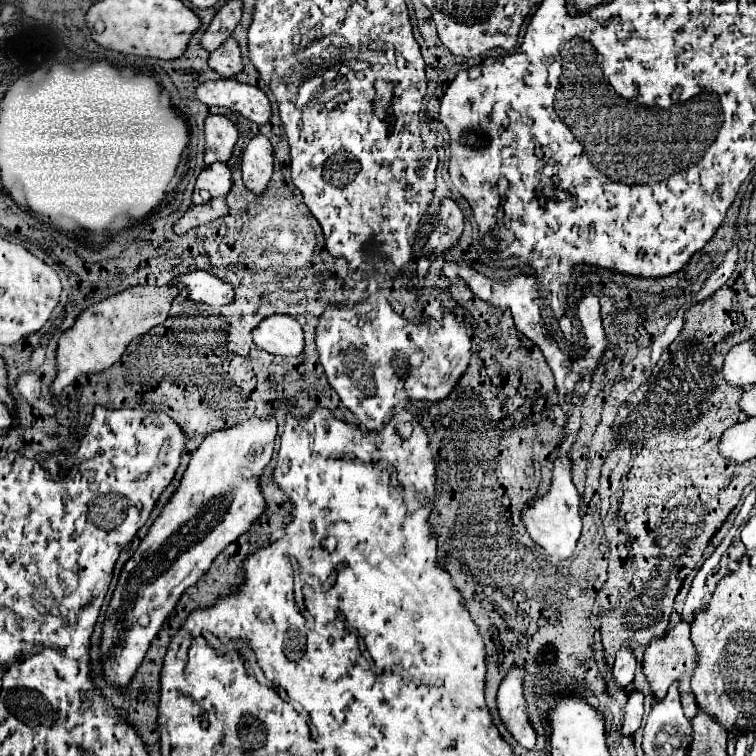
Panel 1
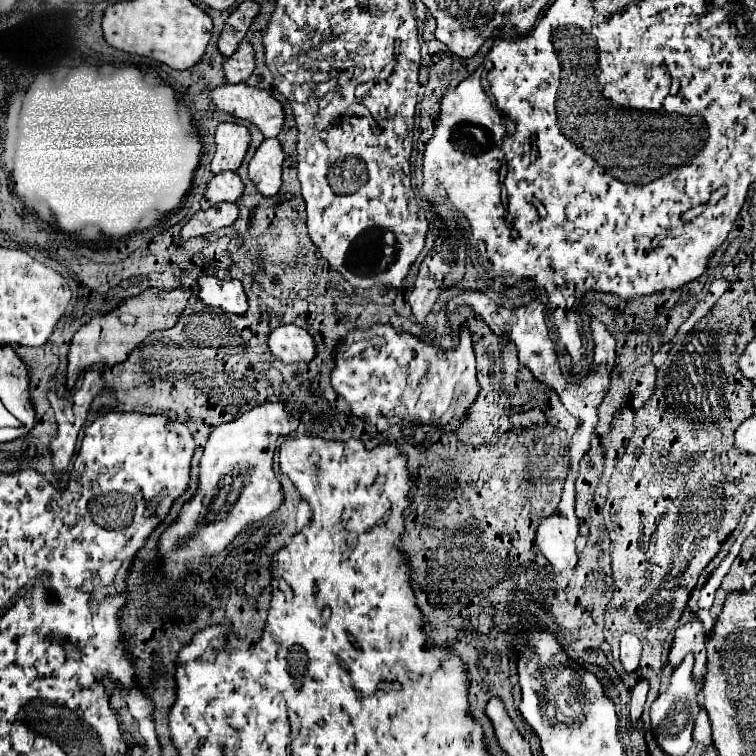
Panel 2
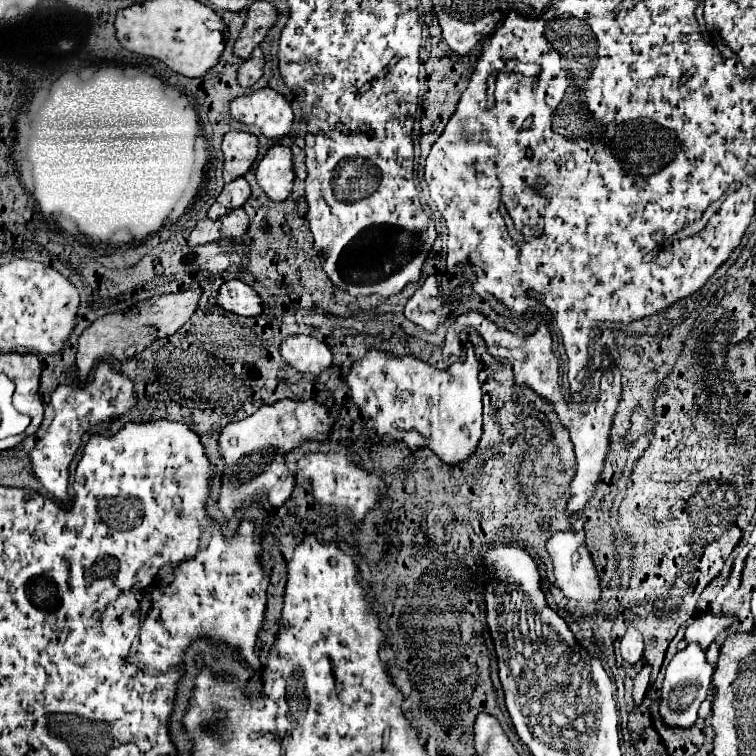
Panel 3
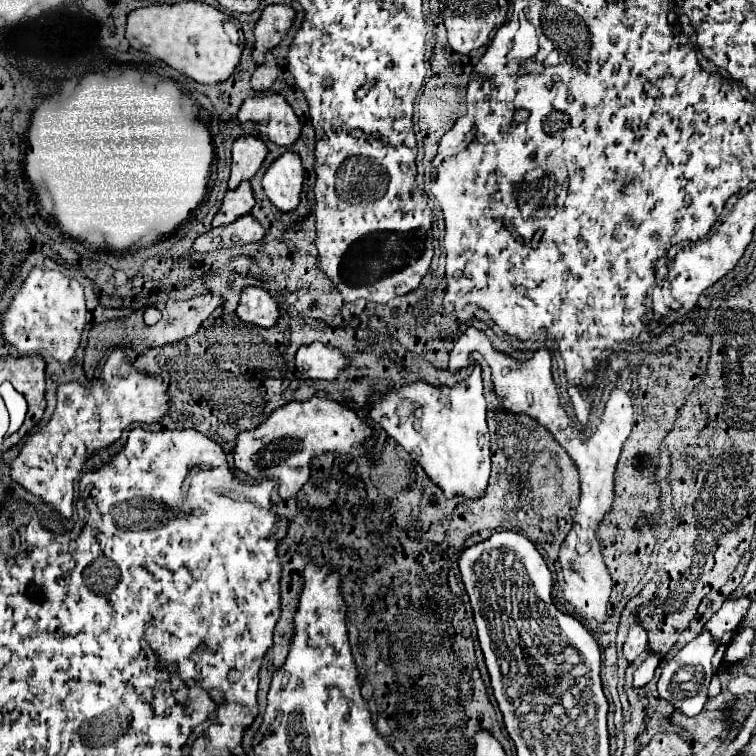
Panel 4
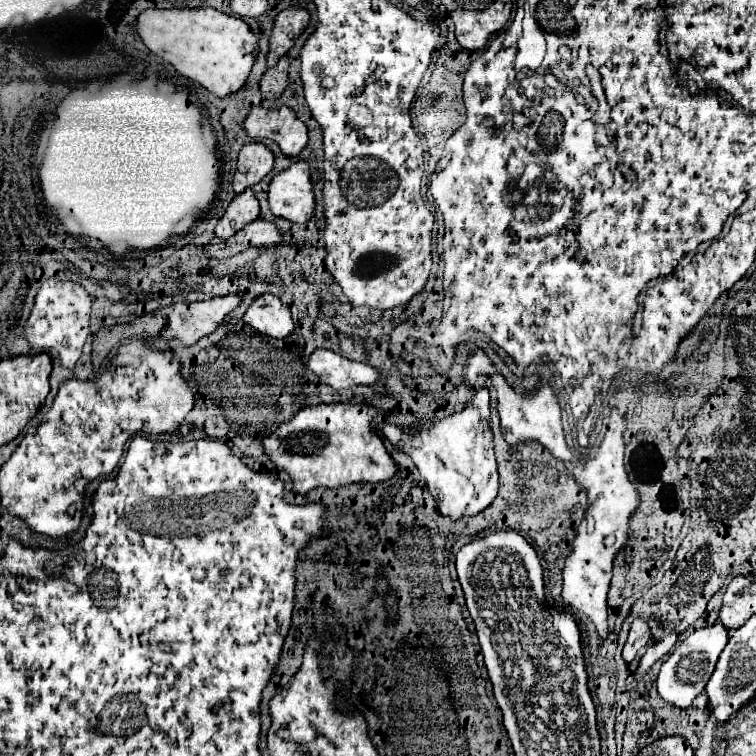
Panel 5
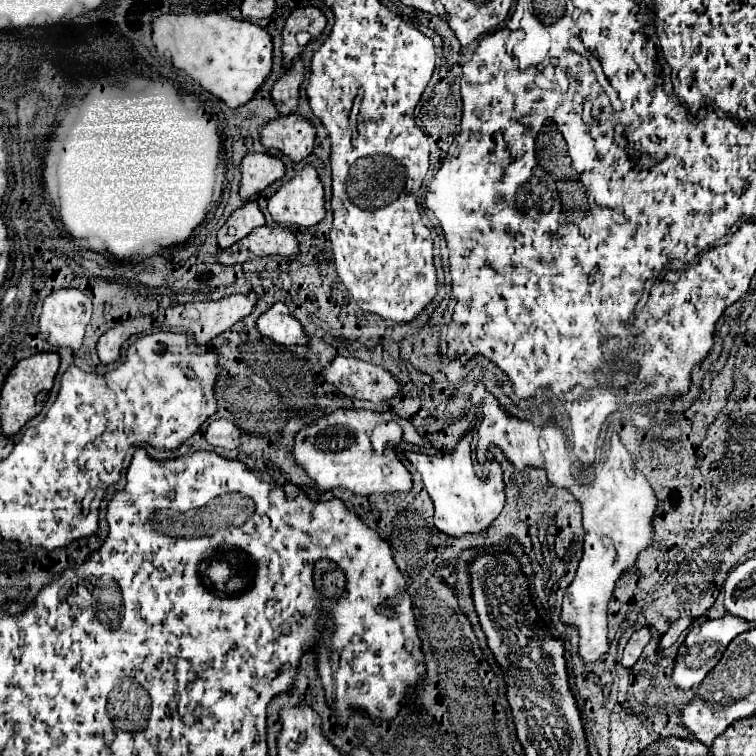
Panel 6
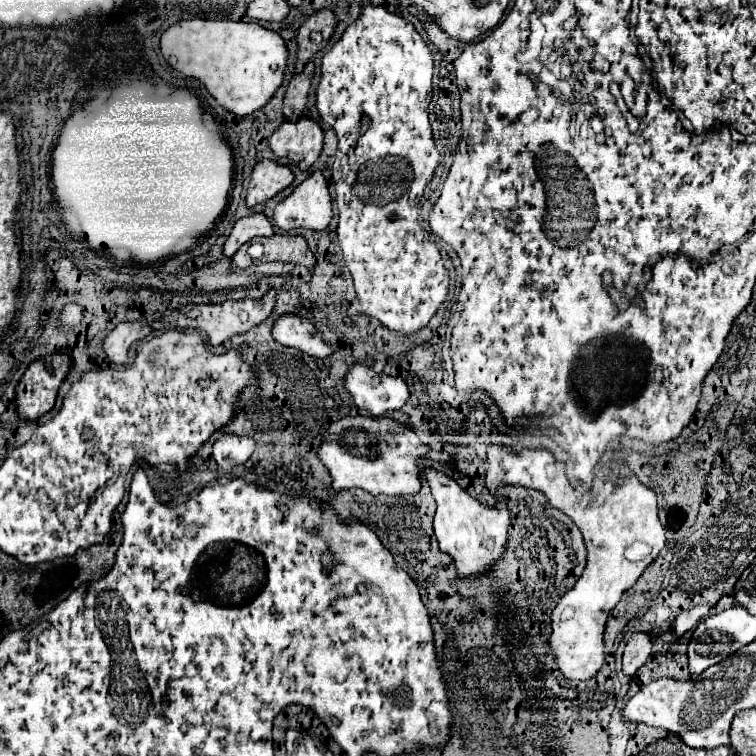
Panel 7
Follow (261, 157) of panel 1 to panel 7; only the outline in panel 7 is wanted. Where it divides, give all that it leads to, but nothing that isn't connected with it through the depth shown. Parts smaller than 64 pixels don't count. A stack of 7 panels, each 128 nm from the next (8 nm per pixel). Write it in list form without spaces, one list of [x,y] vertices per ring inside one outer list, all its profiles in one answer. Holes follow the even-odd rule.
[[[314,172],[300,186],[296,186],[294,192],[276,206],[276,212],[274,212],[274,226],[280,232],[290,232],[290,230],[300,230],[300,228],[326,230],[330,220],[332,220],[332,198],[328,192],[328,182],[322,176],[322,172]]]

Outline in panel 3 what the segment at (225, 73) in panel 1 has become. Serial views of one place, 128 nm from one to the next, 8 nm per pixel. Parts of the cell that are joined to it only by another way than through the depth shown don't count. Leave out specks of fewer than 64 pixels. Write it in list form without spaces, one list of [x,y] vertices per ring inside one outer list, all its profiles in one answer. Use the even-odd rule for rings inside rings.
[[[256,48],[252,58],[242,62],[242,66],[238,70],[238,82],[240,82],[240,86],[250,88],[262,78],[262,74],[264,74],[264,54],[260,48]]]

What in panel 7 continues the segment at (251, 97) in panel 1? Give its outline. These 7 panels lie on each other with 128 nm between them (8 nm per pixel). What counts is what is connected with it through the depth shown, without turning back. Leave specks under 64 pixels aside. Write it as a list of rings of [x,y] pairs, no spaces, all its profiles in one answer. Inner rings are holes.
[[[300,118],[296,124],[284,122],[270,138],[270,148],[278,158],[292,158],[302,154],[304,160],[298,164],[300,170],[310,170],[310,166],[320,158],[324,146],[324,132],[318,122],[310,118]]]

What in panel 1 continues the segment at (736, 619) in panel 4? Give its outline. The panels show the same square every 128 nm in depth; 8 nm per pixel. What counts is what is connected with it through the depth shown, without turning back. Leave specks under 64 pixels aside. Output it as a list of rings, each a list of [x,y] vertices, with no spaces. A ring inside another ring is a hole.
[[[680,622],[676,624],[670,632],[666,632],[666,636],[662,638],[656,638],[650,642],[650,648],[646,650],[644,654],[644,674],[652,686],[652,692],[654,692],[654,698],[656,700],[662,700],[666,696],[666,690],[668,686],[674,682],[674,680],[680,680],[682,684],[682,690],[680,690],[680,696],[682,696],[682,706],[684,706],[684,712],[688,716],[688,720],[692,720],[698,712],[698,704],[696,704],[696,698],[694,694],[688,690],[688,682],[694,674],[694,668],[698,664],[698,654],[696,654],[696,648],[694,648],[694,642],[690,638],[690,624],[688,622]]]

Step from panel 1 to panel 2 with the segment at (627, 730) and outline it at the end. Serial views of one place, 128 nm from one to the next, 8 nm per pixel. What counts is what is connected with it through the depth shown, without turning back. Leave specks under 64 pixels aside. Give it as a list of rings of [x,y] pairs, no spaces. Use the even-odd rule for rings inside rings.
[[[638,680],[638,684],[632,690],[632,700],[630,700],[630,720],[636,722],[642,716],[642,708],[646,702],[646,692],[648,692],[648,682]]]

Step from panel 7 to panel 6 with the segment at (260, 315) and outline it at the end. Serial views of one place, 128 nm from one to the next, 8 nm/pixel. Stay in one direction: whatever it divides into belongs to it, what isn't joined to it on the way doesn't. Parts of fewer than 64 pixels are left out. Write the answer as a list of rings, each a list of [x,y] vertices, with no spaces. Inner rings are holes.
[[[250,292],[248,296],[228,296],[222,300],[214,302],[194,302],[194,304],[184,304],[184,306],[174,306],[164,312],[164,318],[170,318],[170,328],[182,328],[190,332],[196,340],[196,344],[208,344],[228,328],[232,328],[238,320],[250,316],[258,302],[258,294]],[[142,316],[142,318],[132,318],[126,320],[124,324],[118,324],[116,328],[108,330],[106,334],[100,336],[98,340],[98,356],[104,364],[116,362],[120,358],[120,350],[126,340],[130,340],[136,334],[142,334],[144,330],[150,330],[156,322],[156,316]]]

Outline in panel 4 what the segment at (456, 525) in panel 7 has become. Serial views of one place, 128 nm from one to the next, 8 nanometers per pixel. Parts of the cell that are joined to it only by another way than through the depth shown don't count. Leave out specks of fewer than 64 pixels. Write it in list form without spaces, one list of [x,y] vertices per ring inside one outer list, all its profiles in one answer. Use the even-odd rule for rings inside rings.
[[[476,364],[472,374],[456,388],[416,382],[394,388],[386,396],[372,394],[374,408],[370,410],[370,418],[424,468],[446,498],[464,496],[468,500],[478,500],[484,496],[490,478],[490,434],[482,390],[480,366]]]

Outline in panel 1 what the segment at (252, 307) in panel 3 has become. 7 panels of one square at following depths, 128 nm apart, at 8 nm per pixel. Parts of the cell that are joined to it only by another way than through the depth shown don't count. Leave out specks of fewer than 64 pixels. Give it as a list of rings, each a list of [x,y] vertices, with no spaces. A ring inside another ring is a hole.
[[[188,272],[174,278],[174,284],[184,284],[190,290],[190,300],[198,304],[210,306],[224,306],[234,302],[234,288],[232,284],[208,274],[208,272]]]

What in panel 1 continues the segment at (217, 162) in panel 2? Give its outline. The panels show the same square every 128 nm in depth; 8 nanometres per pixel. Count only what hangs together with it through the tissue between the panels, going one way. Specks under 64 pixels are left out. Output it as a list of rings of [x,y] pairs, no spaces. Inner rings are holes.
[[[208,116],[206,118],[206,164],[228,162],[234,146],[238,142],[238,128],[226,116]]]

